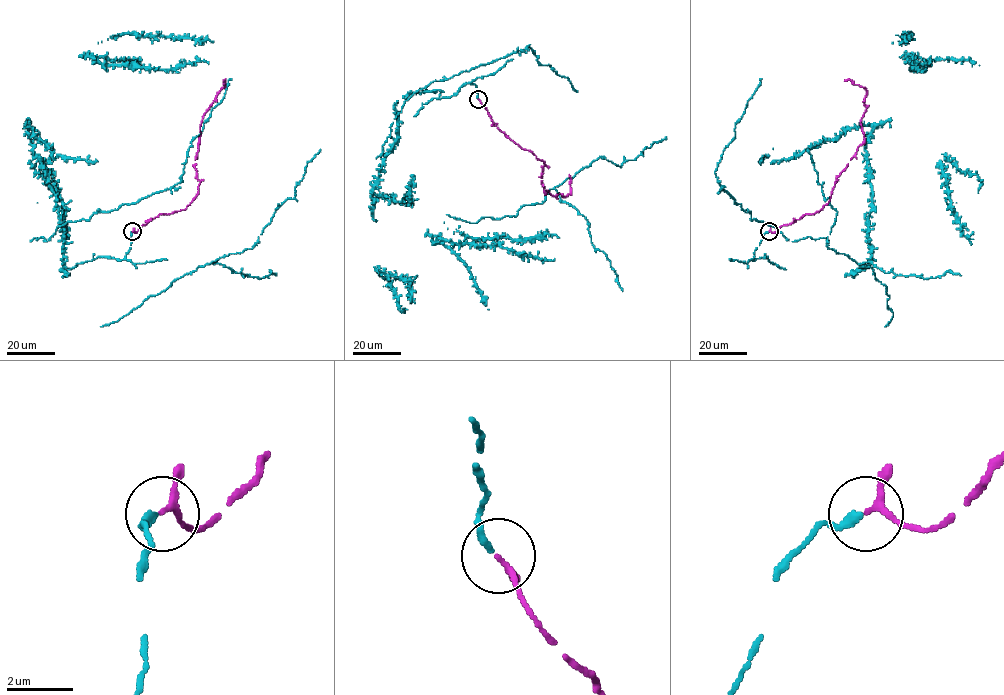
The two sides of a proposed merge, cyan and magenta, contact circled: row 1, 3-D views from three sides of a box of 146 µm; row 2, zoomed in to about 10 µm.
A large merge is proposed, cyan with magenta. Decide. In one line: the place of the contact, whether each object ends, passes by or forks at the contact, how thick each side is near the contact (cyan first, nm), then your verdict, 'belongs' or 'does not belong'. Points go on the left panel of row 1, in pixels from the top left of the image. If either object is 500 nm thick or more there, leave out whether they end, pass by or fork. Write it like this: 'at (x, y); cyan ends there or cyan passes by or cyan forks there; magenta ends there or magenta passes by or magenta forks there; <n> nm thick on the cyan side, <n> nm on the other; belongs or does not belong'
at (132, 231); cyan ends there; magenta passes by; 240 nm thick on the cyan side, 170 nm on the other; belongs

